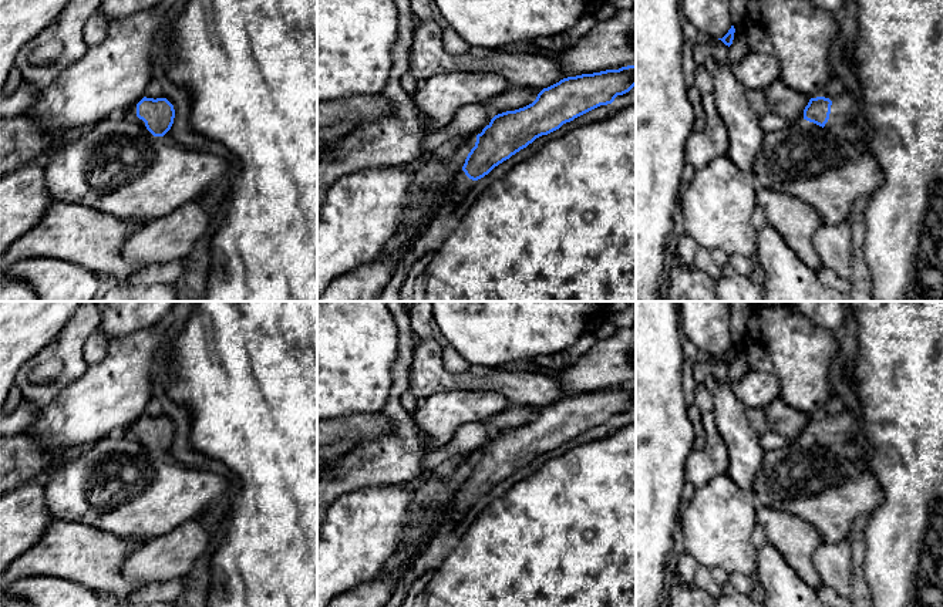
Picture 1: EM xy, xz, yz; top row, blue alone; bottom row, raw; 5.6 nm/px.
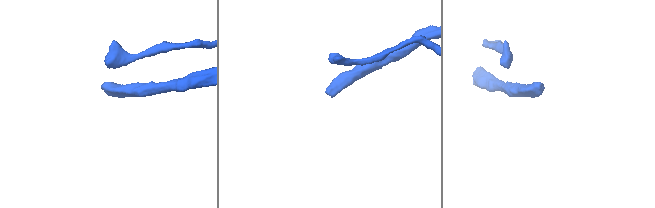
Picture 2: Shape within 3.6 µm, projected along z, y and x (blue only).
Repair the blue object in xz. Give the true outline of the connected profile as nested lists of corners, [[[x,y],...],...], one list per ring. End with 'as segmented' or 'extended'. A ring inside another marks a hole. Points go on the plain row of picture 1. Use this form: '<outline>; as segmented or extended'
[[[636,382],[619,388],[568,395],[543,407],[532,422],[495,434],[482,451],[476,453],[475,465],[468,472],[462,488],[447,505],[448,526],[452,527],[475,499],[488,493],[495,485],[526,466],[536,456],[559,448],[563,442],[600,424],[612,422],[617,414],[629,411],[634,404]]]; extended

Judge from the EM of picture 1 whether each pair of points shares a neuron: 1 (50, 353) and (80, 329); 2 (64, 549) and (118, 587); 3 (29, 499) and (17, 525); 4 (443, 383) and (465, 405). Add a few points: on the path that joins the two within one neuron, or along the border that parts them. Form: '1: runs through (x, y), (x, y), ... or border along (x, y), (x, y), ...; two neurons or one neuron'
1: runs through (57, 348), (73, 336); one neuron
2: runs through (77, 552), (84, 553), (105, 575); one neuron
3: runs through (26, 505), (19, 519); one neuron
4: border along (484, 390), (445, 390), (430, 394), (425, 398); two neurons

